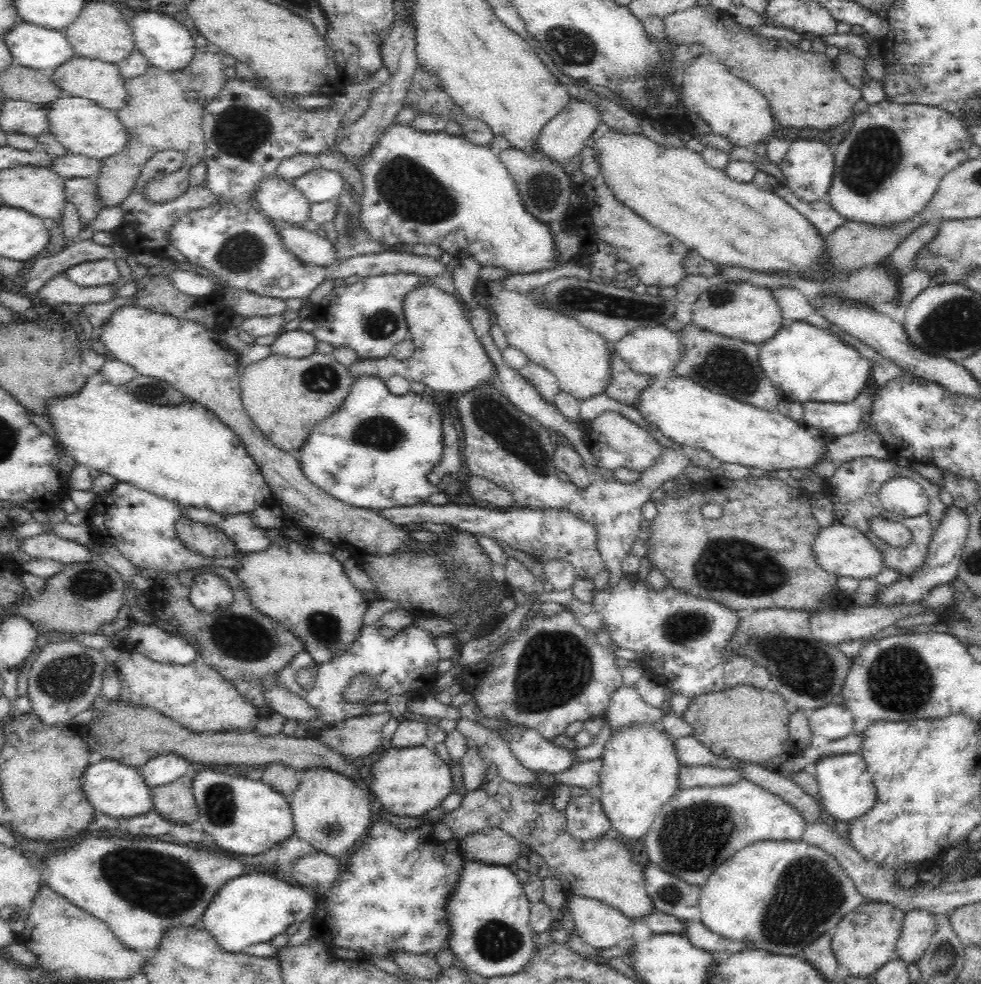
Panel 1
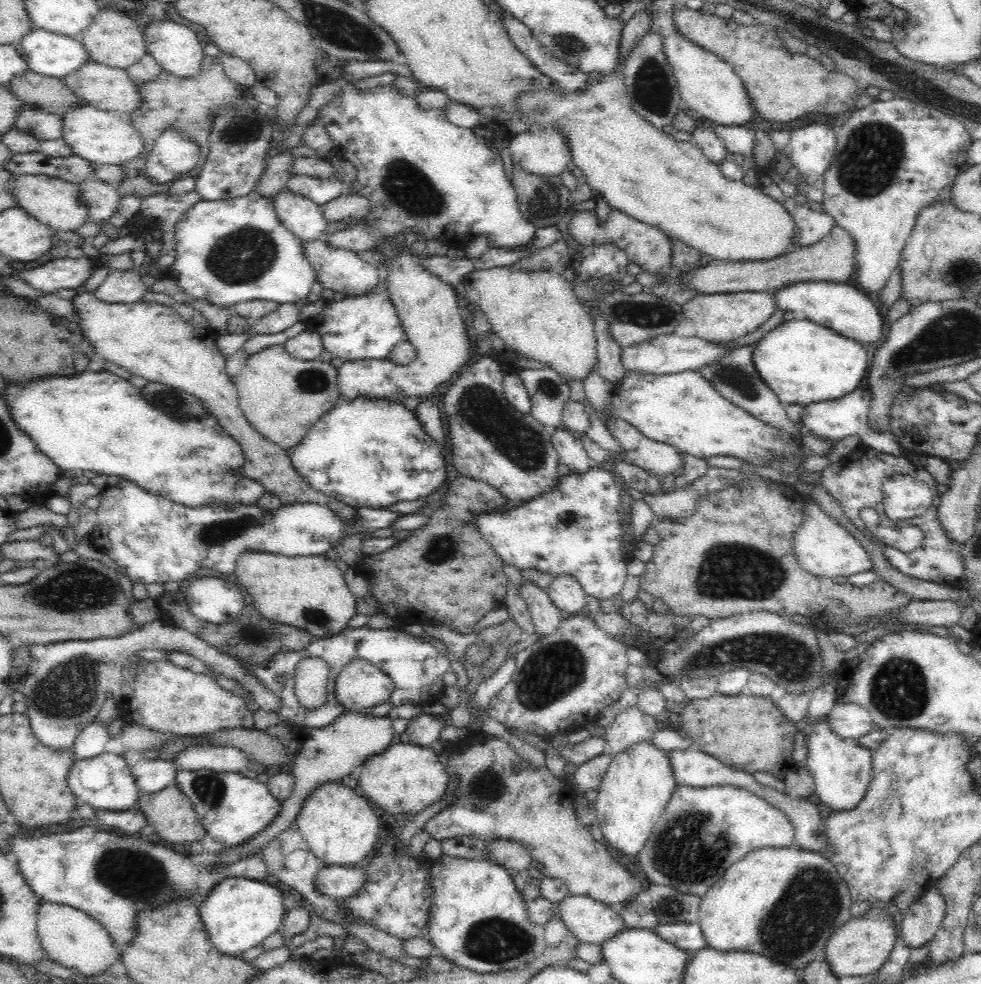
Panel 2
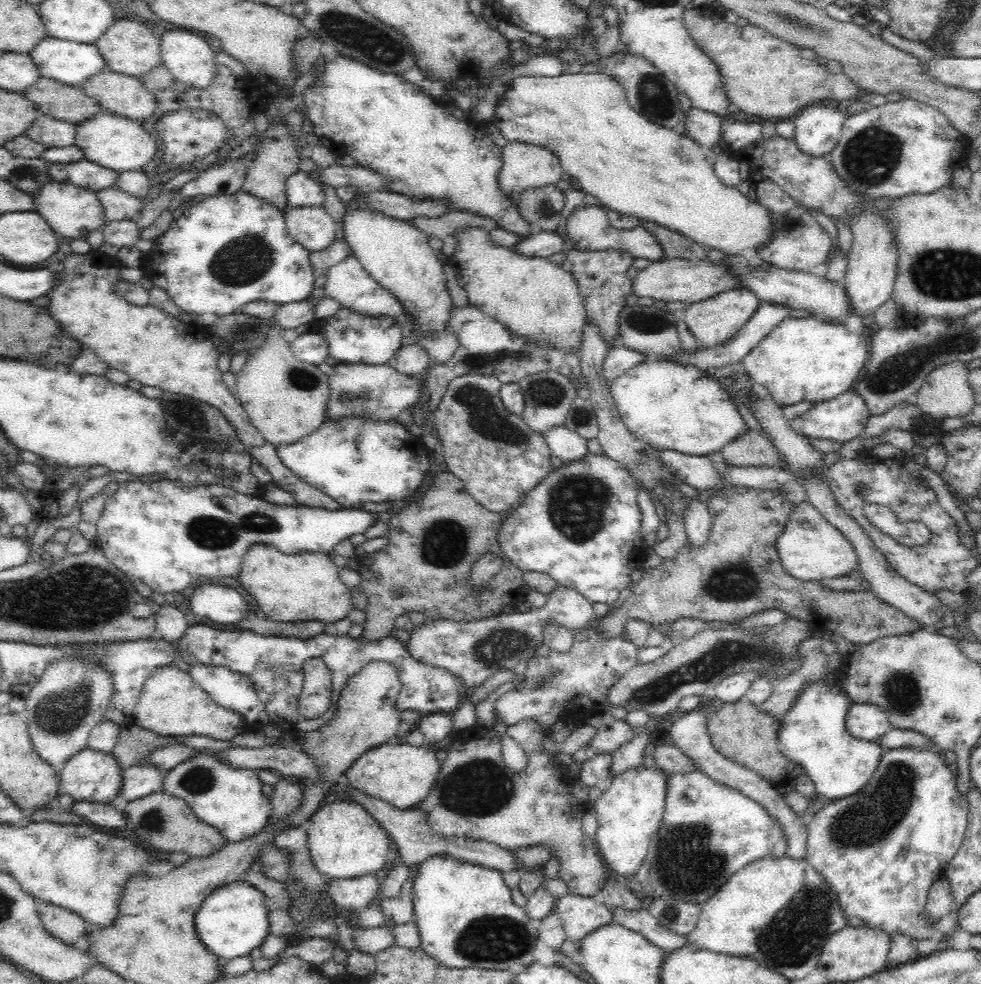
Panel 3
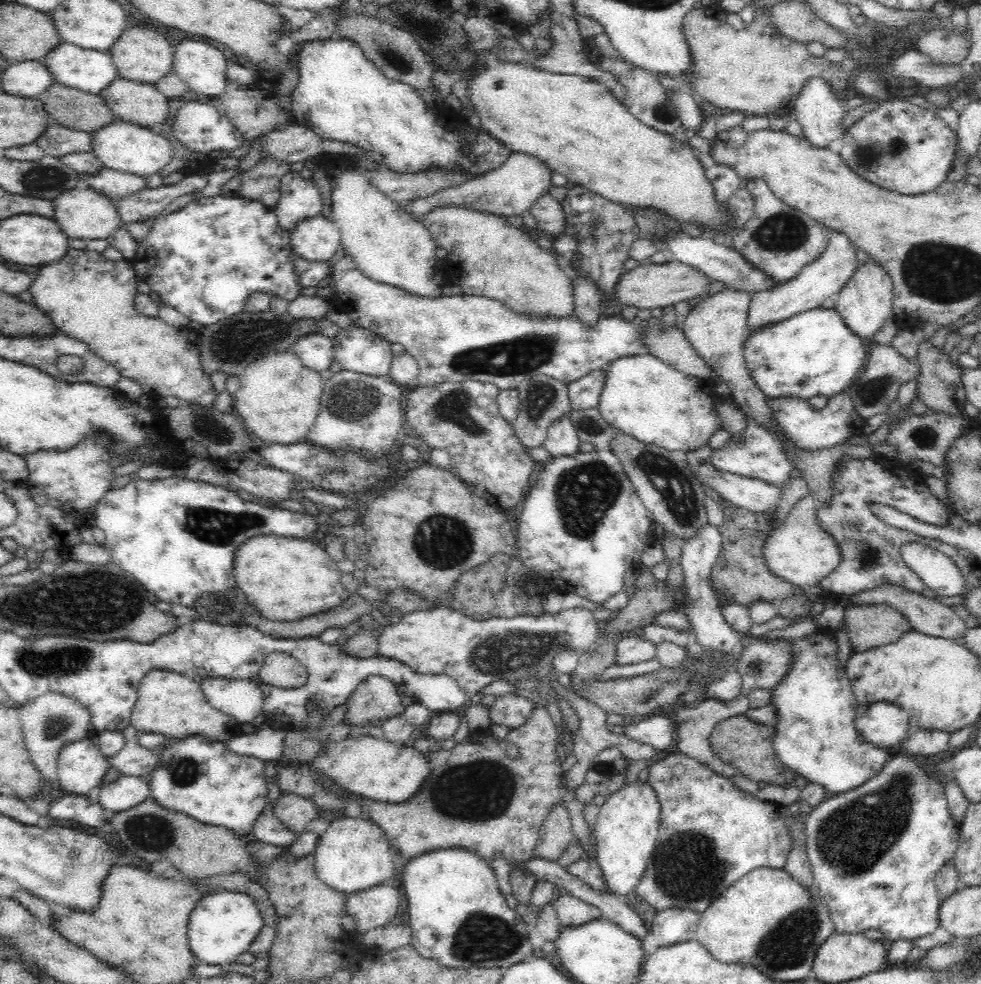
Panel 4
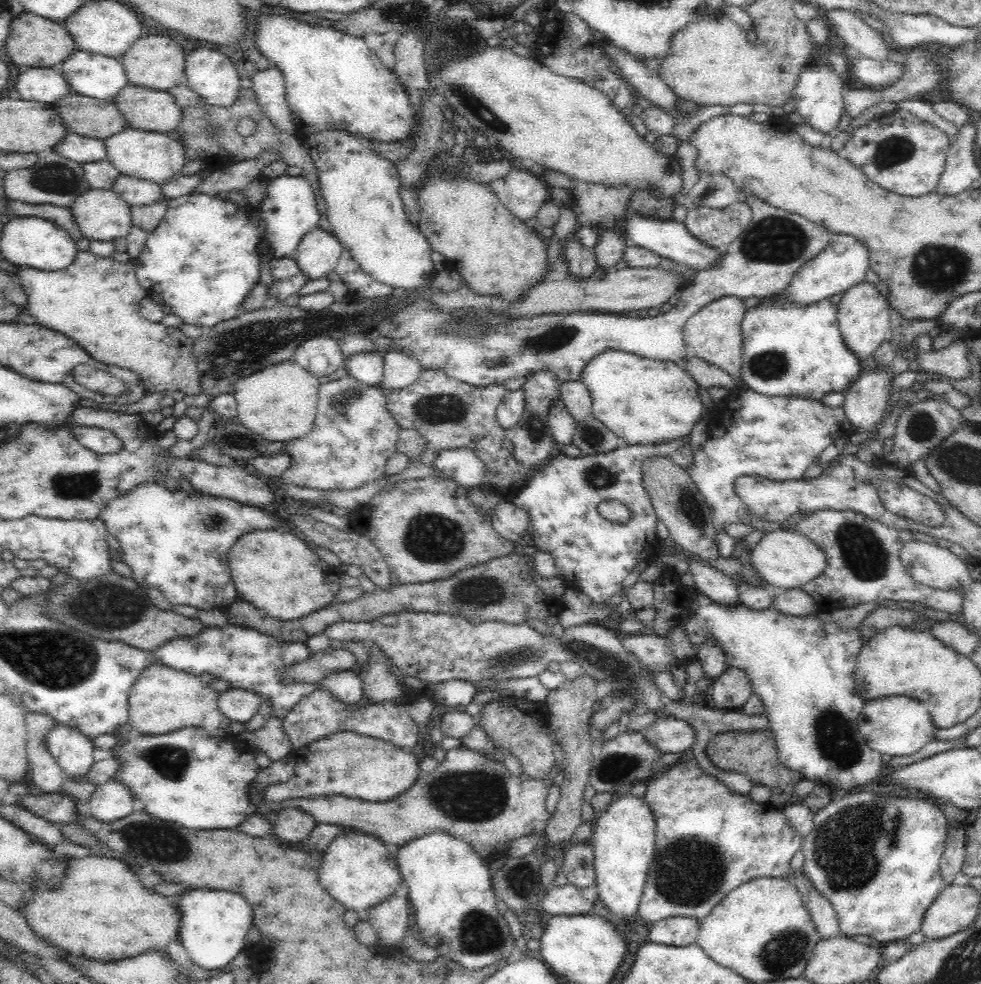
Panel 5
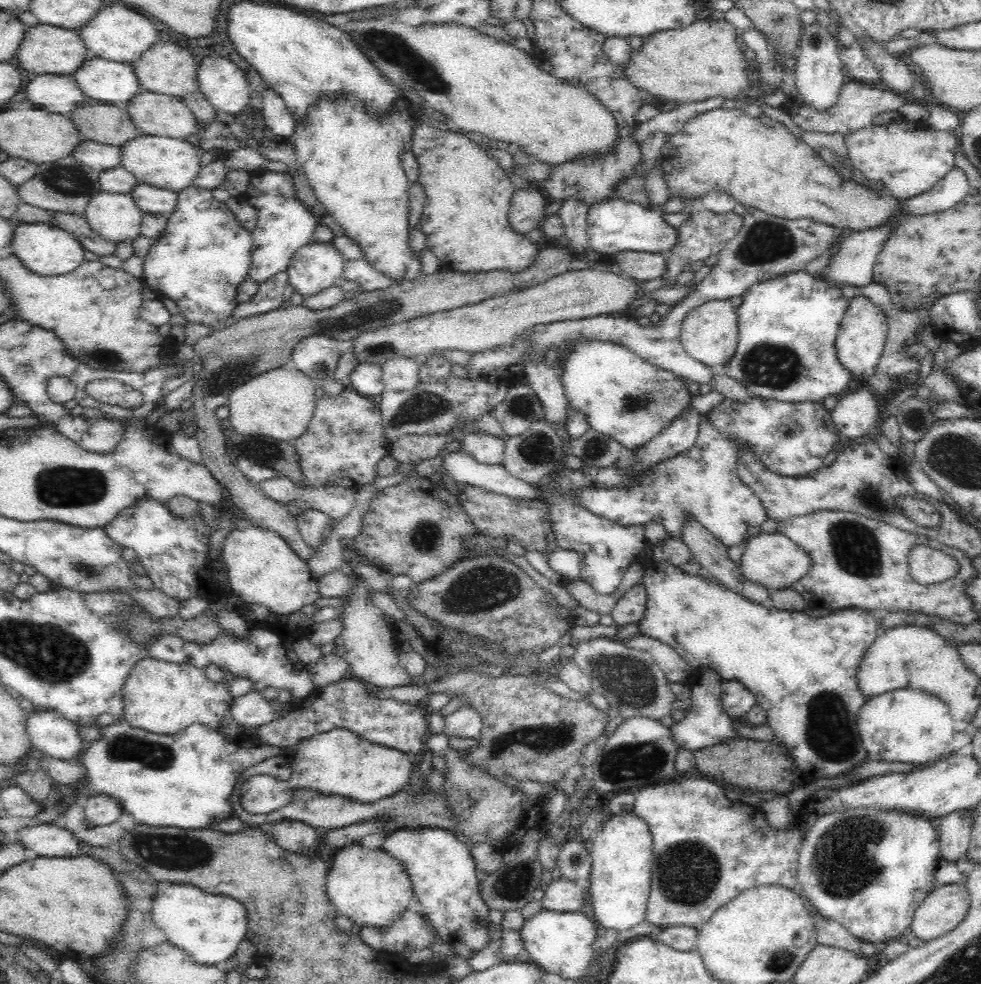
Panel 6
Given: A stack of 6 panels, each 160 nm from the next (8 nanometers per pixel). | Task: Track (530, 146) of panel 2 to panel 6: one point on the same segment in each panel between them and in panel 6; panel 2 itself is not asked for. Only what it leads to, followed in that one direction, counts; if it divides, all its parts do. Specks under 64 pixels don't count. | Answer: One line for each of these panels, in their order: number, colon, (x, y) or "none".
3: (525, 167)
4: (512, 189)
5: (523, 192)
6: (526, 212)

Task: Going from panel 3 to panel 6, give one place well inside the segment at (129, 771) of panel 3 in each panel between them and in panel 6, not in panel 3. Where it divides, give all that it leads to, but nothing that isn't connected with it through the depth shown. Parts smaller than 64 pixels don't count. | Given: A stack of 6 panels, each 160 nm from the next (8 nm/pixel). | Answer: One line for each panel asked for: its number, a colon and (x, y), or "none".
4: (125, 792)
5: (111, 801)
6: (99, 810)

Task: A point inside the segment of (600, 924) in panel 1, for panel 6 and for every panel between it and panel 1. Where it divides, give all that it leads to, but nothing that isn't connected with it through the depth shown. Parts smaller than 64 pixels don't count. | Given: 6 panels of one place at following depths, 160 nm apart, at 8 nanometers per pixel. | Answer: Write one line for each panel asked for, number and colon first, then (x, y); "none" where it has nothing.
2: (590, 921)
3: (580, 915)
4: (571, 911)
5: (567, 900)
6: (561, 895)

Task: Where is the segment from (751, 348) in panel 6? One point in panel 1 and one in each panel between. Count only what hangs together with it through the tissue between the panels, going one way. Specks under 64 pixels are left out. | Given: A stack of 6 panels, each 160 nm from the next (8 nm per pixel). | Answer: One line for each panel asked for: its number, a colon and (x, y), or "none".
1: (804, 363)
2: (802, 362)
3: (813, 359)
4: (812, 353)
5: (794, 350)

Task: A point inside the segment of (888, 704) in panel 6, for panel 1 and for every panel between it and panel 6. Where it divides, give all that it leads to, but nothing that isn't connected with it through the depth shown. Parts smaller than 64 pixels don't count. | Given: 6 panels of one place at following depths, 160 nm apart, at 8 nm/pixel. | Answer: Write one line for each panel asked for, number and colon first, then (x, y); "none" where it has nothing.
1: (835, 721)
2: (848, 720)
3: (864, 721)
4: (884, 725)
5: (895, 725)

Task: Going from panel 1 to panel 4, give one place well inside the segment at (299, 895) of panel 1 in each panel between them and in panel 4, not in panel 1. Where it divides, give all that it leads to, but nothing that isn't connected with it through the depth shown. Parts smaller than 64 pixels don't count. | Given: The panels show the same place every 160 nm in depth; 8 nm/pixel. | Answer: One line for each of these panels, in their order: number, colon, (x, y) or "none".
2: (238, 913)
3: (233, 920)
4: (221, 926)

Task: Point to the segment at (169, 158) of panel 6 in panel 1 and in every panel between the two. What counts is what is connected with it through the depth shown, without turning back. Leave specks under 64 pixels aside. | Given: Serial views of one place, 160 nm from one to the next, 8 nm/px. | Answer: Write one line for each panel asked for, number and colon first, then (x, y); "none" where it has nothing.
1: (80, 125)
2: (101, 137)
3: (116, 142)
4: (122, 146)
5: (154, 156)

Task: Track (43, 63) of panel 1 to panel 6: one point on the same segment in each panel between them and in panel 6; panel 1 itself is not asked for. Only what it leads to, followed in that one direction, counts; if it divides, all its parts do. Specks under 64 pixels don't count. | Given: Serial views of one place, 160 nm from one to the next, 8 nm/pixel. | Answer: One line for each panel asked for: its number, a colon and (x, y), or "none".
2: (47, 53)
3: (71, 63)
4: (91, 71)
5: (101, 77)
6: (106, 81)

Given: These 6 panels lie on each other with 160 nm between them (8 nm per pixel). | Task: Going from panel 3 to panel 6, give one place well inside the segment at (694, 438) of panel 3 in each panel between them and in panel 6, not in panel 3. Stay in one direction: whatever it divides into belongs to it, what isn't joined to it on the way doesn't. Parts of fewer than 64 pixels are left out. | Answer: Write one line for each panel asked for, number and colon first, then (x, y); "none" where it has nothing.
4: (642, 396)
5: (642, 401)
6: (623, 396)

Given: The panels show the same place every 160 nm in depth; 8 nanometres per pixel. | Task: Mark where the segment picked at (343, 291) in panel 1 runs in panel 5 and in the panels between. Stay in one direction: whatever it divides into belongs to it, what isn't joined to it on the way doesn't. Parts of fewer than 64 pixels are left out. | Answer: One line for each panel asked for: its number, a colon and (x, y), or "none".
2: (366, 327)
3: (353, 338)
4: (358, 350)
5: (367, 367)

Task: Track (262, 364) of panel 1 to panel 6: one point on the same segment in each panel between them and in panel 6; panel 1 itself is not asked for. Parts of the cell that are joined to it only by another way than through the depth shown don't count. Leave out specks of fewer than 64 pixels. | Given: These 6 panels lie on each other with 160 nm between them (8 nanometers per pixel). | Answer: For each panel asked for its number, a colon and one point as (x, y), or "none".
2: (281, 397)
3: (285, 399)
4: (278, 399)
5: (280, 402)
6: (280, 404)

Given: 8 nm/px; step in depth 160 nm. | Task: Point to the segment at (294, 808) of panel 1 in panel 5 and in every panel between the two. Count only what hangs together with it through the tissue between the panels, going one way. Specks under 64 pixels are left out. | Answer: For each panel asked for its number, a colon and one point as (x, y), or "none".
2: (340, 828)
3: (344, 842)
4: (353, 855)
5: (357, 870)

